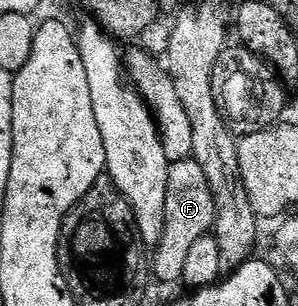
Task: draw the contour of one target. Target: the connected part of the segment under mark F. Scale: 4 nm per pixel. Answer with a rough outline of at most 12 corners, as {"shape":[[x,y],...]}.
{"shape":[[194,159],[170,164],[156,280],[182,278],[214,228],[215,199]]}

